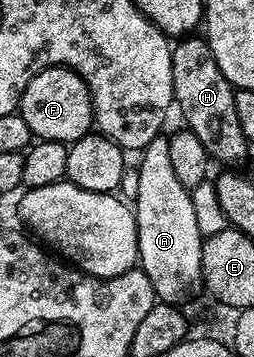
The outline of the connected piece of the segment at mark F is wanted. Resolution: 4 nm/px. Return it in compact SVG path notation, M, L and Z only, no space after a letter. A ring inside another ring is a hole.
M46 67L38 72L20 95L18 113L37 140L52 139L65 145L71 145L89 134L94 123L92 95L88 86L81 75L66 67Z

